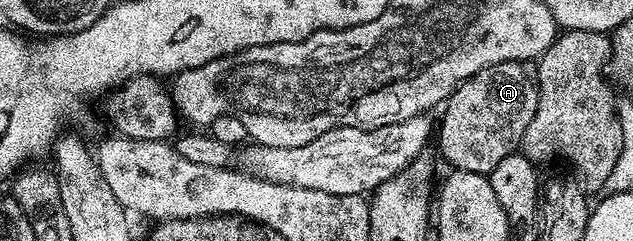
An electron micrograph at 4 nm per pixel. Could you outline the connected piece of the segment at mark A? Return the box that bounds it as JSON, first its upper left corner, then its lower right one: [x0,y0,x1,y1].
[436,61,538,176]

